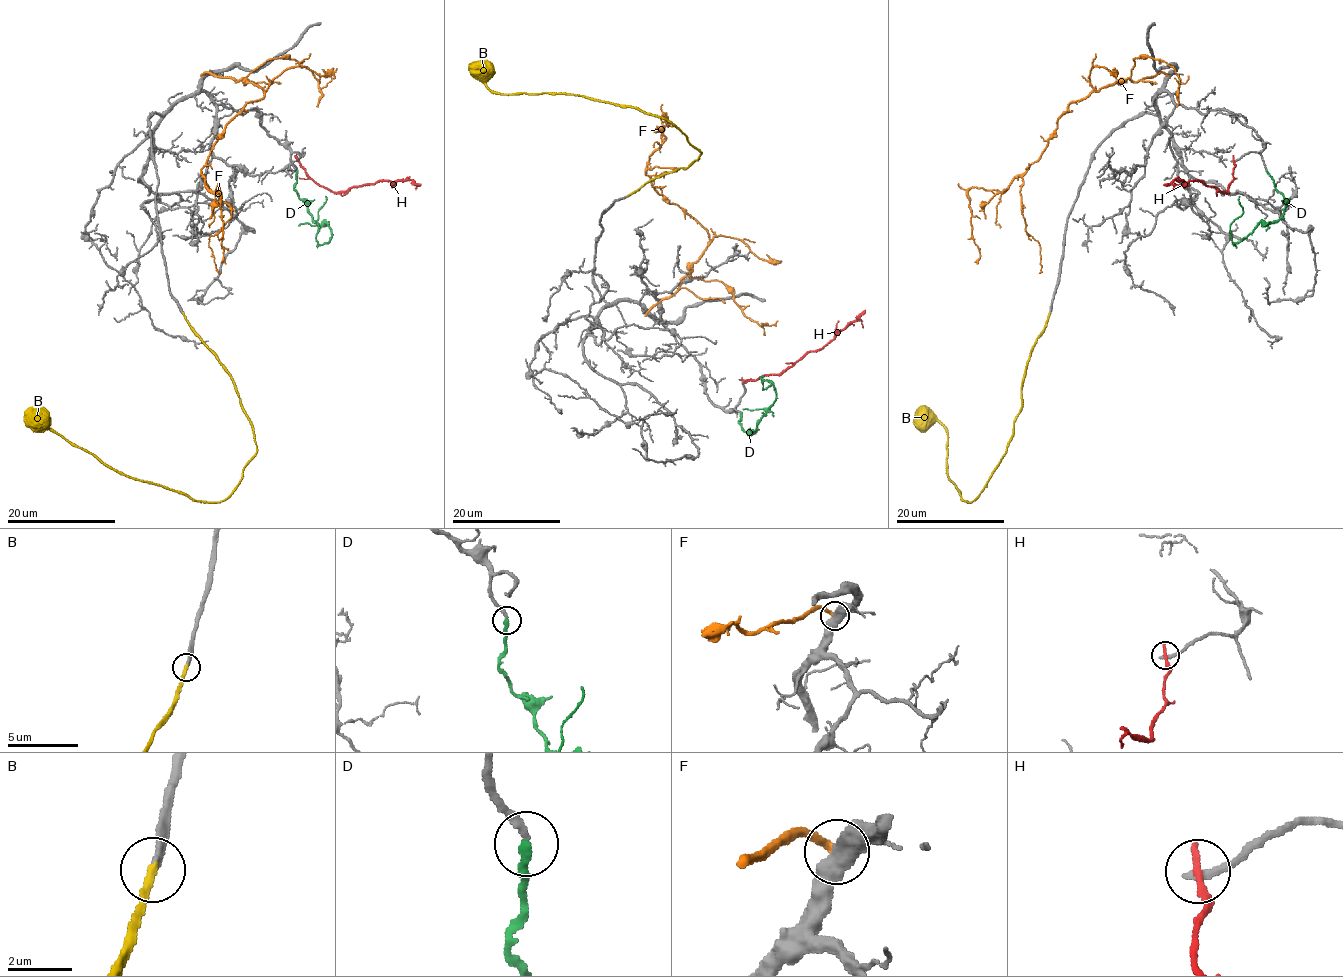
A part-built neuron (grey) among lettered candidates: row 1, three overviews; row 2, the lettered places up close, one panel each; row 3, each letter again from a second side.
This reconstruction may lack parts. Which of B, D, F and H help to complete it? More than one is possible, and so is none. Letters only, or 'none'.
B, D

